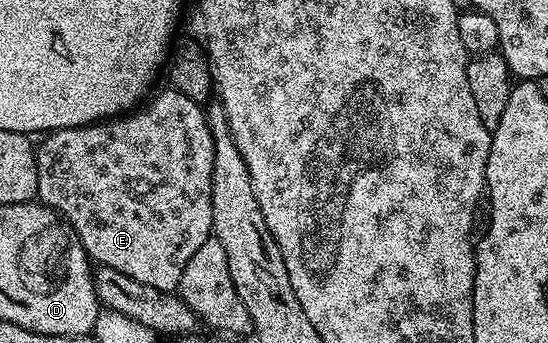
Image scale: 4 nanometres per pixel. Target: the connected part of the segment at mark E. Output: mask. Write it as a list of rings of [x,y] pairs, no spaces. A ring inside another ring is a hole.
[[[164,86],[157,94],[156,100],[149,99],[143,106],[117,116],[111,120],[101,120],[98,124],[87,124],[77,128],[67,128],[47,133],[44,141],[39,141],[36,150],[38,162],[38,200],[54,211],[69,224],[78,234],[82,246],[88,252],[88,259],[97,265],[113,268],[138,282],[146,282],[146,286],[154,286],[154,290],[176,292],[180,287],[182,270],[186,270],[186,262],[194,258],[198,246],[213,235],[212,231],[212,175],[214,174],[214,138],[210,134],[208,117],[205,109],[196,104],[177,88]]]

